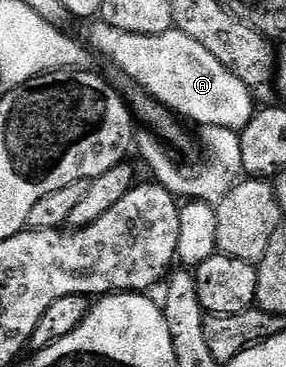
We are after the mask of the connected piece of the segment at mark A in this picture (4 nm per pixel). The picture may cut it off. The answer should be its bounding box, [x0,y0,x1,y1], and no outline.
[89,20,256,132]

